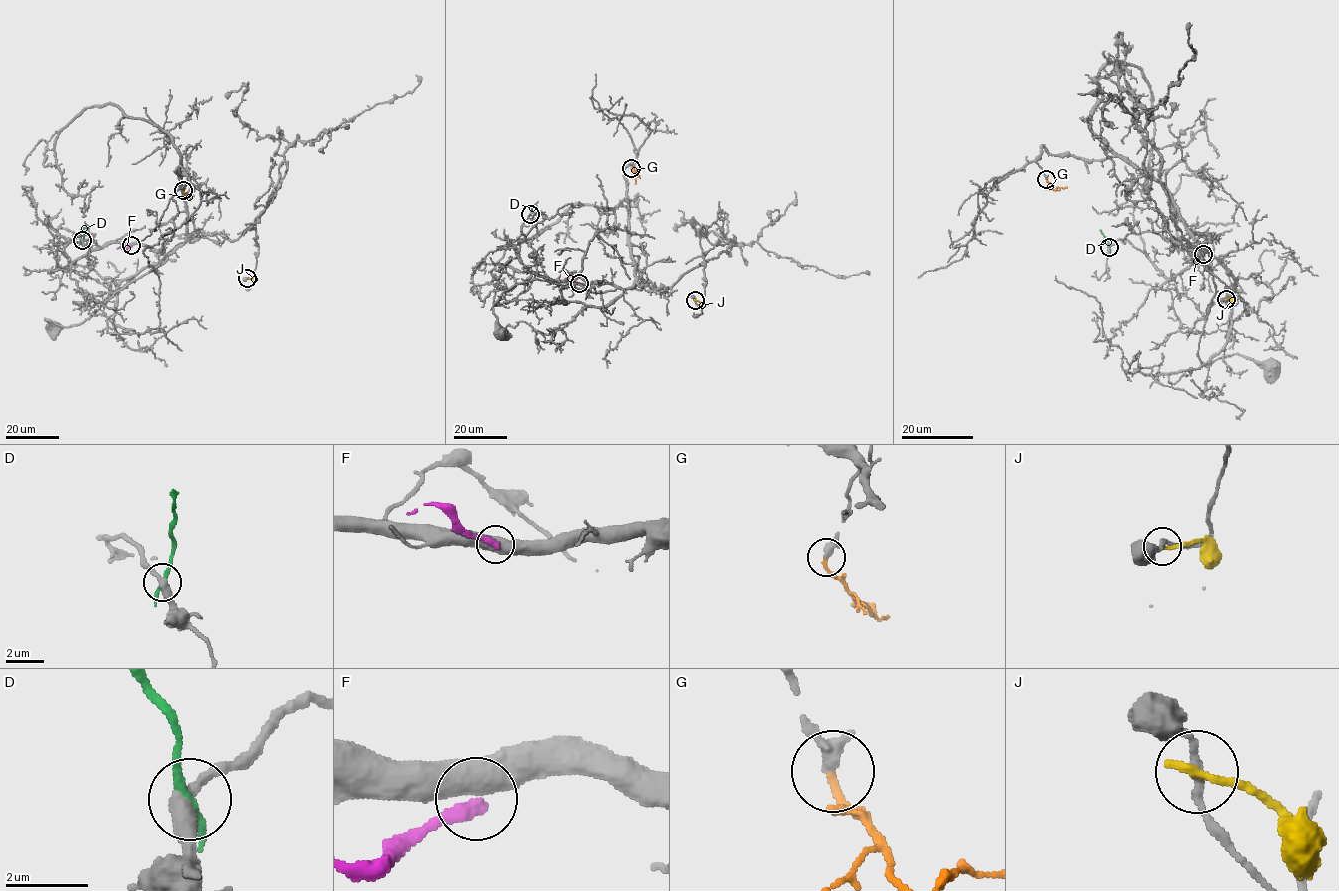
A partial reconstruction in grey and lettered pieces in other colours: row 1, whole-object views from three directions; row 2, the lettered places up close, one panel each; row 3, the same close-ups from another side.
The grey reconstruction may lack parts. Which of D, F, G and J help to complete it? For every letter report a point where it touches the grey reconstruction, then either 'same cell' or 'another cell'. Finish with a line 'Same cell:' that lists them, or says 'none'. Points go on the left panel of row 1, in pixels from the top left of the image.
D: contact (82, 240); another cell
F: contact (131, 245); another cell
G: contact (183, 190); same cell
J: contact (247, 278); another cell
Same cell: G

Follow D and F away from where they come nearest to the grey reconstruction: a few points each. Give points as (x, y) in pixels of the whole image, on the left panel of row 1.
D: (82, 240), (83, 227)
F: (131, 245), (119, 248)

